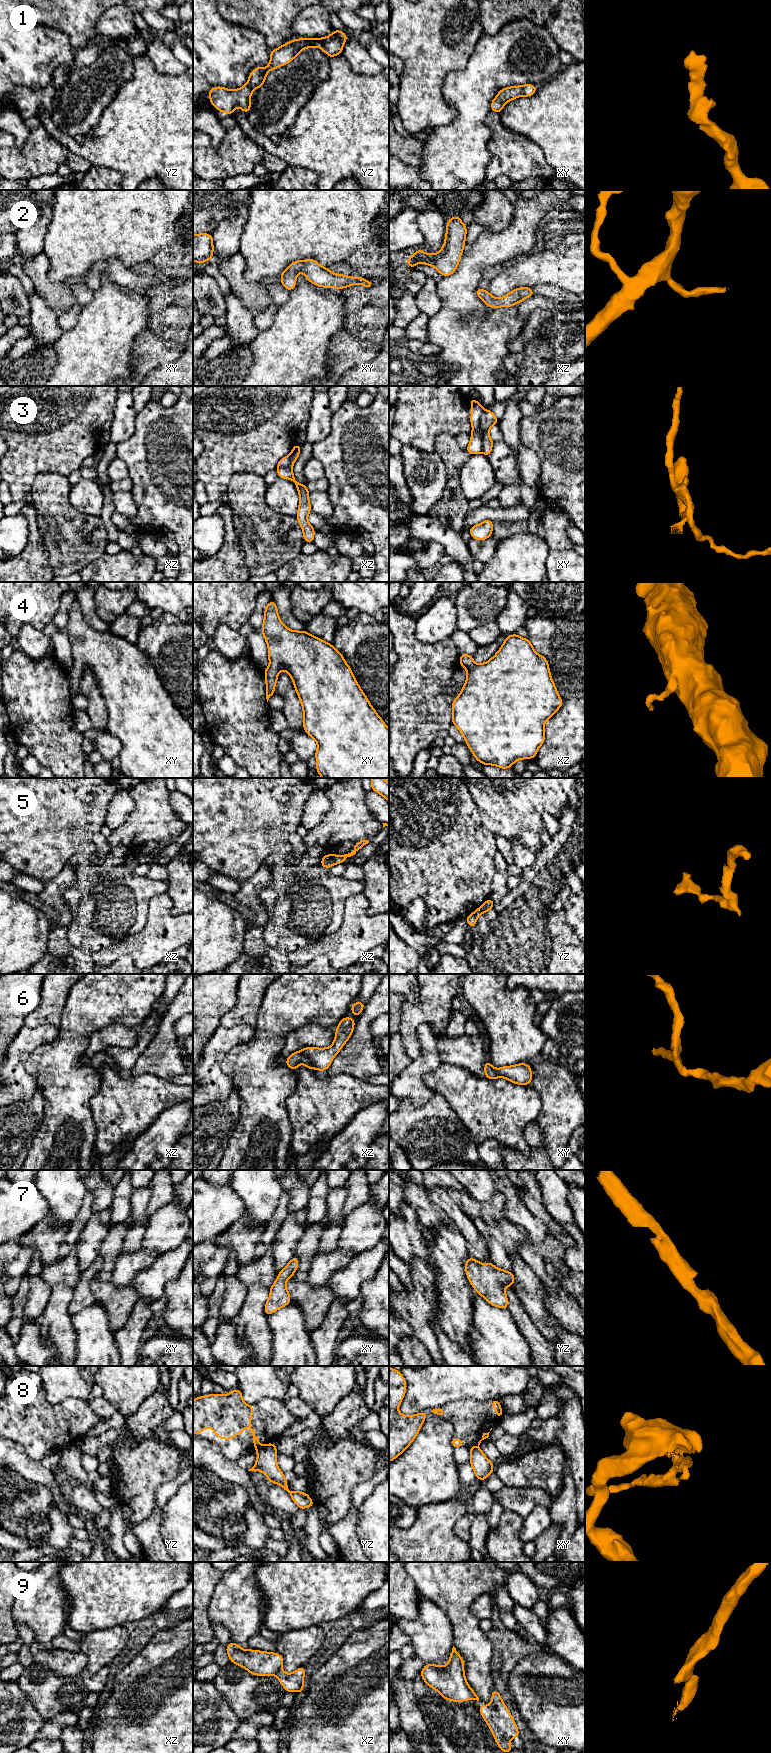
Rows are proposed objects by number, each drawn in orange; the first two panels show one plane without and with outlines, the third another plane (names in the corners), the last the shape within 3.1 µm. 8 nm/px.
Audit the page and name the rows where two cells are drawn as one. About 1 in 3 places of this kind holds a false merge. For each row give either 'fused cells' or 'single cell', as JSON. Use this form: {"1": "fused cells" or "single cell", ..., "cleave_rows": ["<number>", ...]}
{"1": "single cell", "2": "single cell", "3": "fused cells", "4": "single cell", "5": "single cell", "6": "single cell", "7": "single cell", "8": "fused cells", "9": "fused cells", "cleave_rows": ["3", "8", "9"]}

